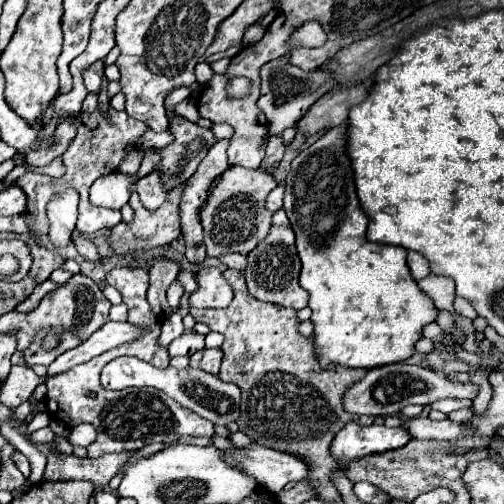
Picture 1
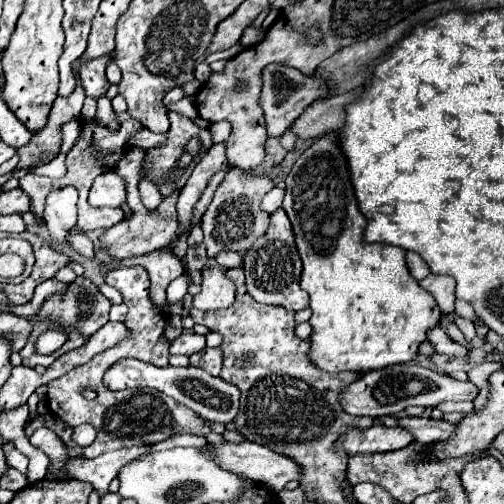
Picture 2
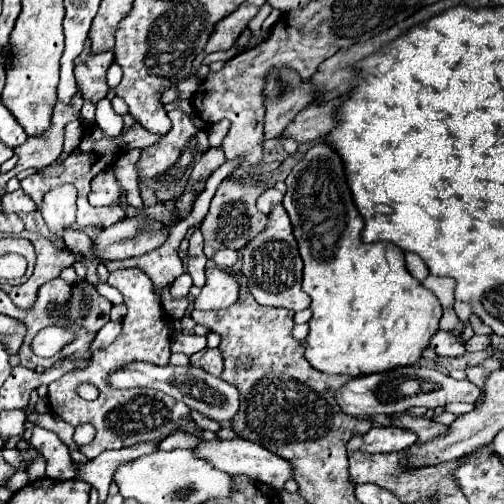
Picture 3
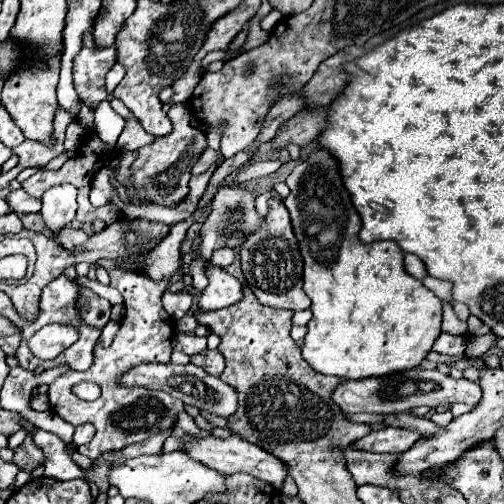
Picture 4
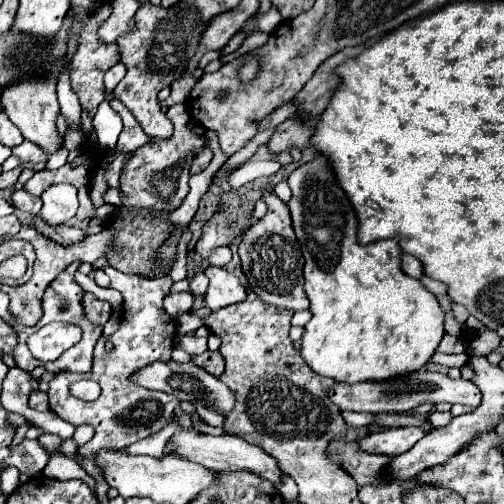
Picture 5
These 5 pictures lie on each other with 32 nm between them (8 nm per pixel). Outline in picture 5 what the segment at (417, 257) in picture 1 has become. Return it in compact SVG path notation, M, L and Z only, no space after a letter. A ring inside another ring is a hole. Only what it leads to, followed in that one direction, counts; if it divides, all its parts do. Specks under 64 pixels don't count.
M404 254L402 256L402 270L408 276L412 276L412 278L422 278L424 276L424 268L422 268L420 260L414 258L414 256L410 256L410 254Z

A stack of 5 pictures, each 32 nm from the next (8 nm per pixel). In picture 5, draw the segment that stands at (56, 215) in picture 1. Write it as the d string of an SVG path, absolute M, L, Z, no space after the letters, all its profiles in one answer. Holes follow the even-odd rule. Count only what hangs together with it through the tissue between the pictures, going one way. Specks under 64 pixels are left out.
M56 184L50 186L42 194L42 210L40 216L46 220L50 226L60 226L66 224L78 210L78 198L76 198L76 188L72 184Z

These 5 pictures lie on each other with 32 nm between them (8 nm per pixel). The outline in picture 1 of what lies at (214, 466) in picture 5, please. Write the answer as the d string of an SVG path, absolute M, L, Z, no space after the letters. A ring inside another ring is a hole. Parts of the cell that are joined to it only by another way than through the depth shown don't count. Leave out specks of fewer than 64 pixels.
M254 444L242 450L226 450L228 464L242 468L246 474L254 476L264 488L280 492L288 482L298 482L308 476L312 466L296 454L276 452L272 448Z

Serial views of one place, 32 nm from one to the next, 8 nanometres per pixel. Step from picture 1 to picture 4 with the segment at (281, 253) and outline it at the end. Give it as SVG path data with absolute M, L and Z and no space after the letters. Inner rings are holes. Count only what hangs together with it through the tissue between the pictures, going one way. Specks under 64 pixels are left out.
M280 200L270 202L270 212L260 230L248 236L248 240L240 248L242 274L260 300L260 304L290 308L290 310L306 310L310 308L310 298L302 290L302 256L298 250L298 242L292 232L288 210Z

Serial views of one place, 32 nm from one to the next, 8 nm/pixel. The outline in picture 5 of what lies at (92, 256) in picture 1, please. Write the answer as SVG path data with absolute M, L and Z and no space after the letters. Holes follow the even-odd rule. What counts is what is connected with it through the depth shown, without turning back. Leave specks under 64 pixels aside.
M40 216L34 218L34 224L46 238L56 240L58 244L78 244L80 240L86 238L86 234L80 228L72 228L72 226L64 226L64 224L58 226L58 228L52 228Z

